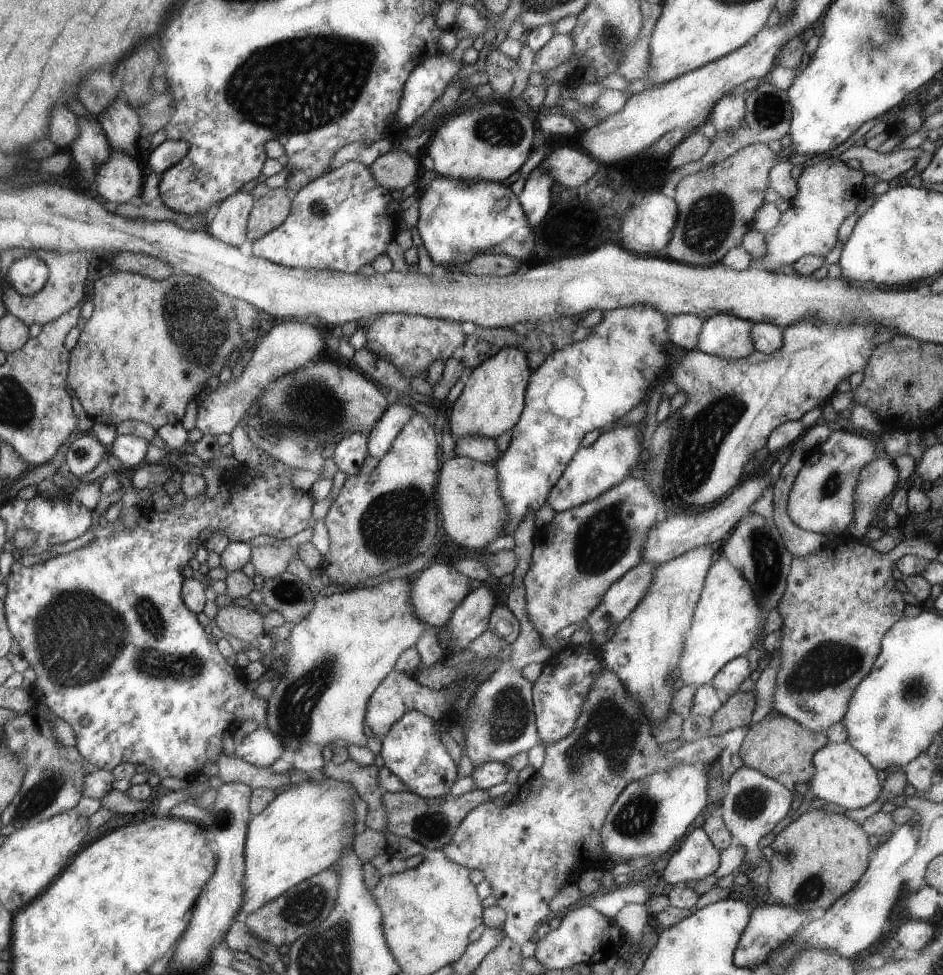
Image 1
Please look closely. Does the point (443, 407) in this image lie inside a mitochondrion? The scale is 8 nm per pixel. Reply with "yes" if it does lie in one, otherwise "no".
no

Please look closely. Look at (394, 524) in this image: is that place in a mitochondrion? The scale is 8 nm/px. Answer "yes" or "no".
yes

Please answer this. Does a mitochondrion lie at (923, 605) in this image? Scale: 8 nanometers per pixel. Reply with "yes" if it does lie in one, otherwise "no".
no

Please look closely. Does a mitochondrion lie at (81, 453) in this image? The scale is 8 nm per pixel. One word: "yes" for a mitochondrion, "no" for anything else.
yes

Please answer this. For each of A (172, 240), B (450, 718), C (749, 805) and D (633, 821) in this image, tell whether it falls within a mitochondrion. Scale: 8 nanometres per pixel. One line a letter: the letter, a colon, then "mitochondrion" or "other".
A: other
B: other
C: mitochondrion
D: mitochondrion

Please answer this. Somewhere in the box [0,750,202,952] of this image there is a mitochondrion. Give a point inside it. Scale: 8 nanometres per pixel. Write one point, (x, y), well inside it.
(39, 796)

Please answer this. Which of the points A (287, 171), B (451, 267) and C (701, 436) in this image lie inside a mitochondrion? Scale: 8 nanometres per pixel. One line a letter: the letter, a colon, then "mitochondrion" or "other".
A: other
B: other
C: mitochondrion

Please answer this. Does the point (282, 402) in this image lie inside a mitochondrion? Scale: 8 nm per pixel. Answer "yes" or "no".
yes

